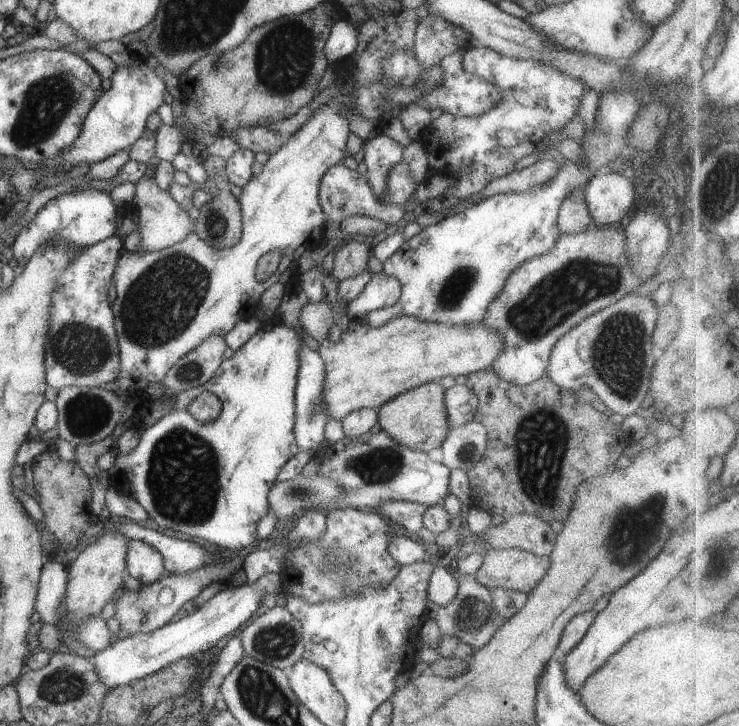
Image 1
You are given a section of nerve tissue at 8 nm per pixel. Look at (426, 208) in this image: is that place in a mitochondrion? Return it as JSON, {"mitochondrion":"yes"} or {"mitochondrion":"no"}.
{"mitochondrion":"no"}

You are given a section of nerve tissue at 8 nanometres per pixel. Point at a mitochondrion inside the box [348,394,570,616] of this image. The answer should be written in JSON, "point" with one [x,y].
{"point":[468,453]}

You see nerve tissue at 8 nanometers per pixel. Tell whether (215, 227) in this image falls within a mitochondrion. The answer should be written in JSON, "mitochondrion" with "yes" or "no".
{"mitochondrion":"yes"}

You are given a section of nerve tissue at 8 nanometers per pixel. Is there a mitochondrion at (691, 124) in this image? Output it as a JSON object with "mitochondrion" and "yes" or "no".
{"mitochondrion":"no"}

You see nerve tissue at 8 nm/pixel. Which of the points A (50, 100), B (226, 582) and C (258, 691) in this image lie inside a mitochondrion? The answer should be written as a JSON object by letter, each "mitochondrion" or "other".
{"A":"mitochondrion","B":"other","C":"mitochondrion"}

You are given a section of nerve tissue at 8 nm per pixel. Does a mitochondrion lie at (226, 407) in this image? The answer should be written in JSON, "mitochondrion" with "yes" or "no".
{"mitochondrion":"no"}

